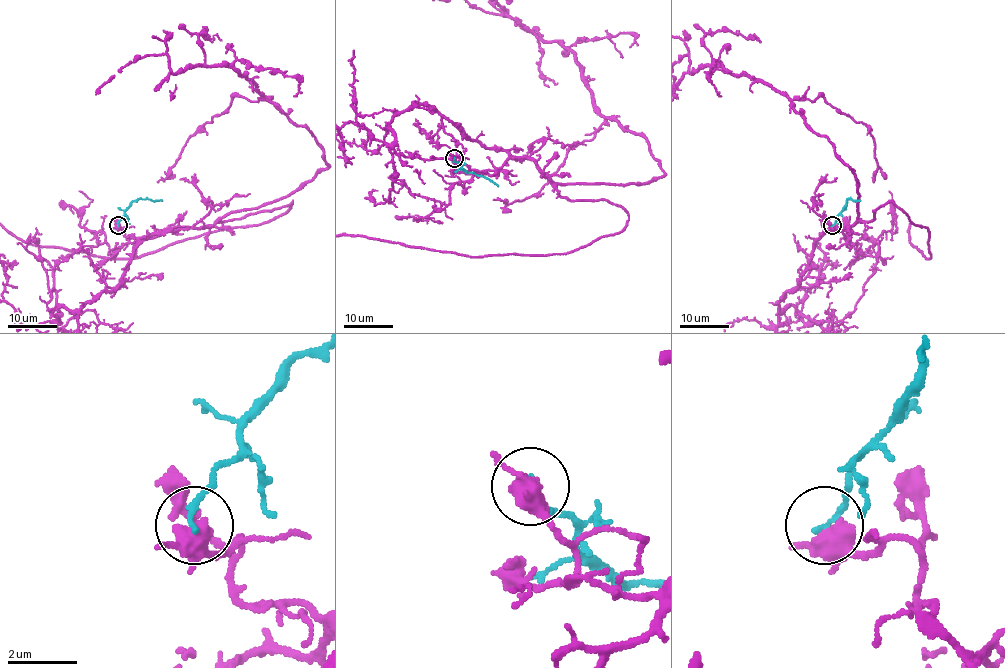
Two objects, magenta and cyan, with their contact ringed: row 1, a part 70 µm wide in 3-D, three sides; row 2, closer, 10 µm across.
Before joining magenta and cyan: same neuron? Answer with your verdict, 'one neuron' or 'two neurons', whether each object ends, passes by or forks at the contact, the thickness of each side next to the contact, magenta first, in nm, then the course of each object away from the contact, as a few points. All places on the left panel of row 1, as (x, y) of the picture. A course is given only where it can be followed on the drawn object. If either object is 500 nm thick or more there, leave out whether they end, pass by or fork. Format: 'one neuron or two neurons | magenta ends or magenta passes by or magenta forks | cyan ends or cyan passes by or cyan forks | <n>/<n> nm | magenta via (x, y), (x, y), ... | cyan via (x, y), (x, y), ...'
two neurons | magenta forks | cyan ends | 420/170 nm | magenta via (118, 225), (126, 236), (159, 236), (293, 202), (259, 224), (103, 257), (7, 233) | cyan via (118, 225), (125, 209), (133, 201), (162, 201)

